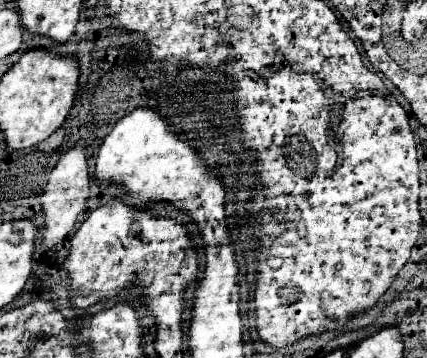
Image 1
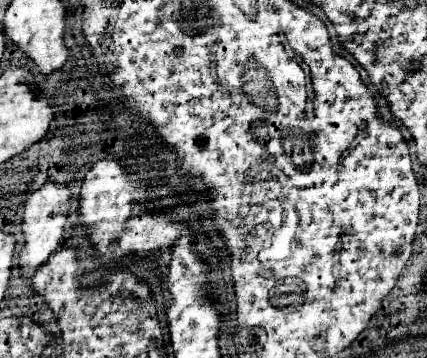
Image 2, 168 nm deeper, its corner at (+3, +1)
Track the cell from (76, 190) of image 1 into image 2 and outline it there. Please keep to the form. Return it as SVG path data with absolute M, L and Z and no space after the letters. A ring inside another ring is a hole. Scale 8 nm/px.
M48 181L40 189L36 189L26 201L26 211L22 217L22 233L26 237L26 243L20 253L18 265L22 267L22 275L28 277L30 282L38 268L48 262L48 257L58 249L58 245L64 239L64 229L70 219L70 191L72 189L68 183Z

